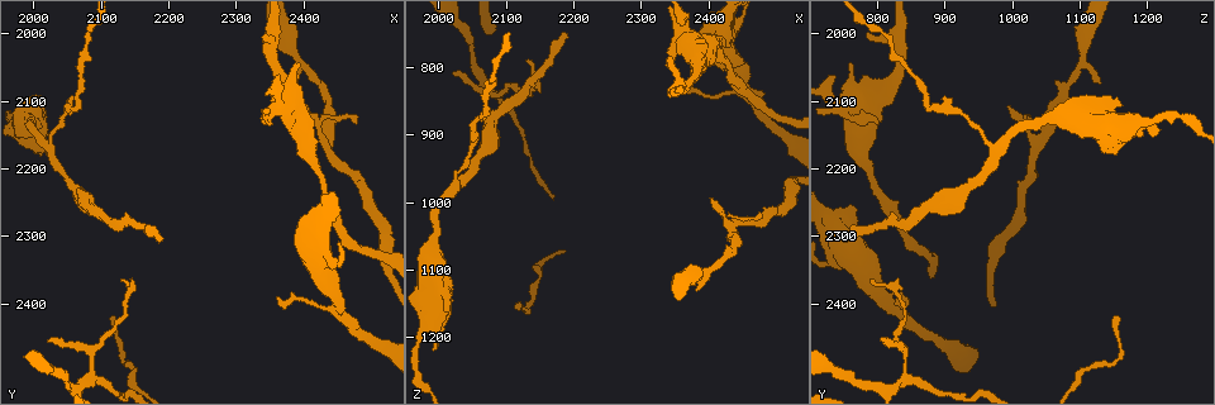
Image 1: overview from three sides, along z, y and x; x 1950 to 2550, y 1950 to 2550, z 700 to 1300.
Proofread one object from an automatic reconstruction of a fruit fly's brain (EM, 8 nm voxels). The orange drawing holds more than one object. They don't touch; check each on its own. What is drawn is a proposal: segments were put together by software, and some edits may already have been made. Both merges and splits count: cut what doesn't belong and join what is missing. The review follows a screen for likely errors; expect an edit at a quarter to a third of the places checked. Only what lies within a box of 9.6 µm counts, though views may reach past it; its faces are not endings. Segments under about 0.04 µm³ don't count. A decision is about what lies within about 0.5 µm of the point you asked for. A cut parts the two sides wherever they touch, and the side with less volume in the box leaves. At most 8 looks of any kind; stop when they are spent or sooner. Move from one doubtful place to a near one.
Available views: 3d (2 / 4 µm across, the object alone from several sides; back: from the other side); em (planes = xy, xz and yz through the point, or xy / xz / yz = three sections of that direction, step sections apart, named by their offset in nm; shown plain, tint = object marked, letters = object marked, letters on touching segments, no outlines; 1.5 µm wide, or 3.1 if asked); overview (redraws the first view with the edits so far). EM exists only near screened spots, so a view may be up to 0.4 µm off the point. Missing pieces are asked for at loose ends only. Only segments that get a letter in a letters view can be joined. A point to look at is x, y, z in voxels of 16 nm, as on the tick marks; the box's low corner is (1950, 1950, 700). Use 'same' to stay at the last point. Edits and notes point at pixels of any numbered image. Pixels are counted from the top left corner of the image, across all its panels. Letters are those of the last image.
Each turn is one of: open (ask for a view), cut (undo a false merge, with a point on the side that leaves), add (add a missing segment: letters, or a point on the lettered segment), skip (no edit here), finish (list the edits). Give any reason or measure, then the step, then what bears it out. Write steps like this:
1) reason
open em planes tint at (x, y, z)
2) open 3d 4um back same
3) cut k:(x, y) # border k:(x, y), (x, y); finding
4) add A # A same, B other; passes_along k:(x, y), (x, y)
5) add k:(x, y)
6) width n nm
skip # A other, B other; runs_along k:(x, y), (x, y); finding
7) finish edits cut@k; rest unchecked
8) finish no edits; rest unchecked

abrupt turn
open em planes plain at (2065, 2110, 875)

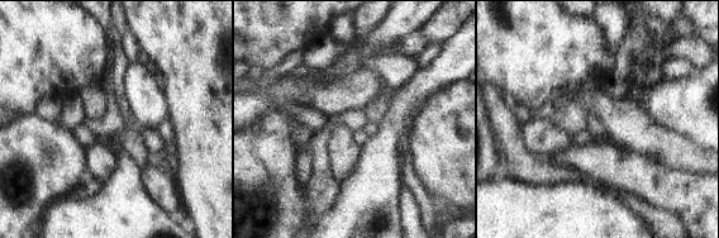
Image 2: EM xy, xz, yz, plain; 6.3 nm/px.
what lies round it
open em planes letters same

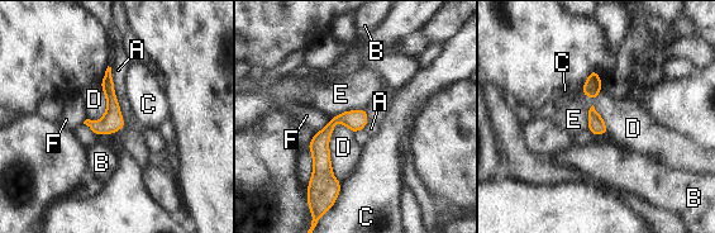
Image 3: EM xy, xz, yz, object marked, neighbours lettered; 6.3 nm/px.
longest_contact A 400 nm
skip # A other, B other, C other, D other, E other, F other; border 3:(110, 67), (114, 94), (125, 127); one cell here

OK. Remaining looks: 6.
an open end
open 3d 2um at (2180, 2310, 750)

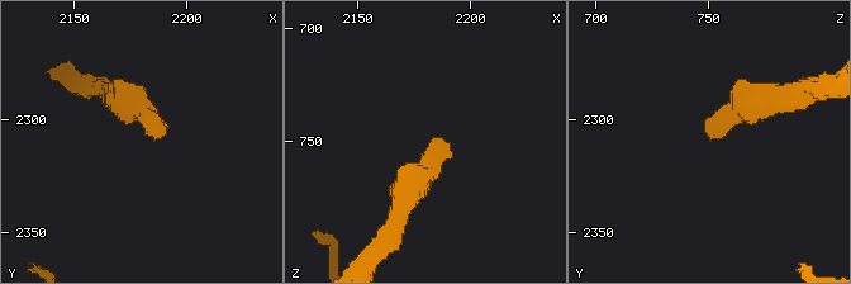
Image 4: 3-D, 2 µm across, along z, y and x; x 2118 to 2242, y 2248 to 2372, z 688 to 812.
open em planes letters at (2187, 2308, 750)

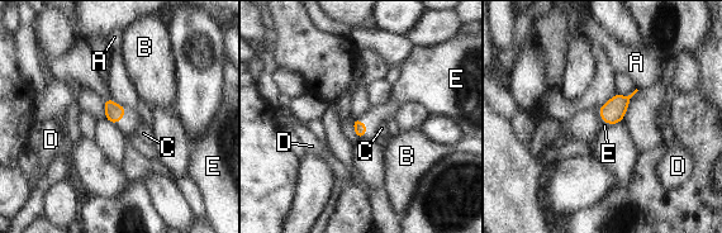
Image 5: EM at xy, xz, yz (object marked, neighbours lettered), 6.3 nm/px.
longest_contact E 160 nm
add E # A other, B other, C other, D other, E same; passes_along 5:(613, 110), (604, 122), (604, 125); the cell continues

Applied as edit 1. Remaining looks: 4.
calibre changes
open 3d 2um at (2080, 2510, 840)

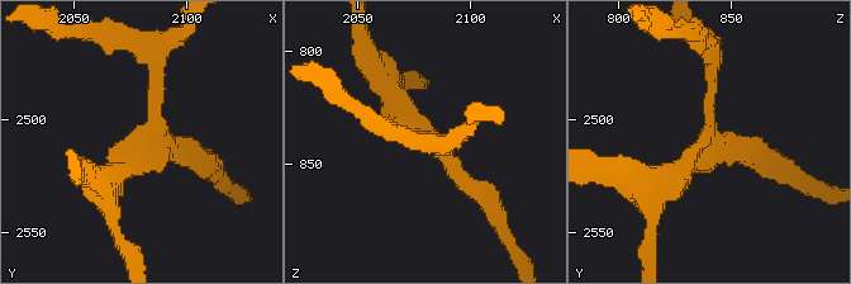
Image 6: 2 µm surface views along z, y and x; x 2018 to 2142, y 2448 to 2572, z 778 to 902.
arms 3; now the EM
open em xy step 8 tint at (2084, 2513, 839)

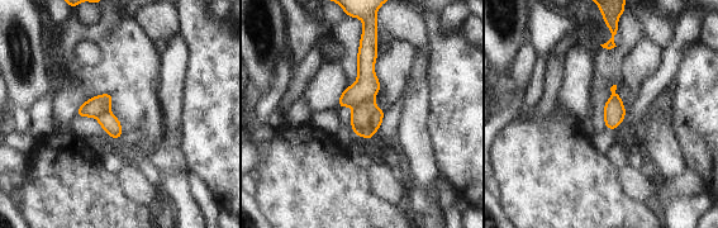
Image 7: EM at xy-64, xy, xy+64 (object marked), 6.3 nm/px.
open em planes letters same

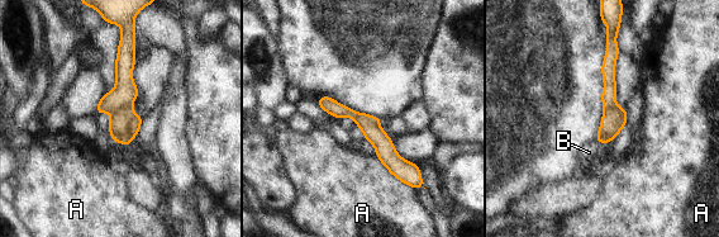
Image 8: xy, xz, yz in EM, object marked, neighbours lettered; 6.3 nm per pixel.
longest_contact A 320 nm
cut 8:(125, 91) # A other, B other; part_leaving 8:(127, 42), (123, 88), (100, 109); a second cell is stuck on

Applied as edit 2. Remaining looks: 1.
finish edits add@5, cut@8; rest unchecked

